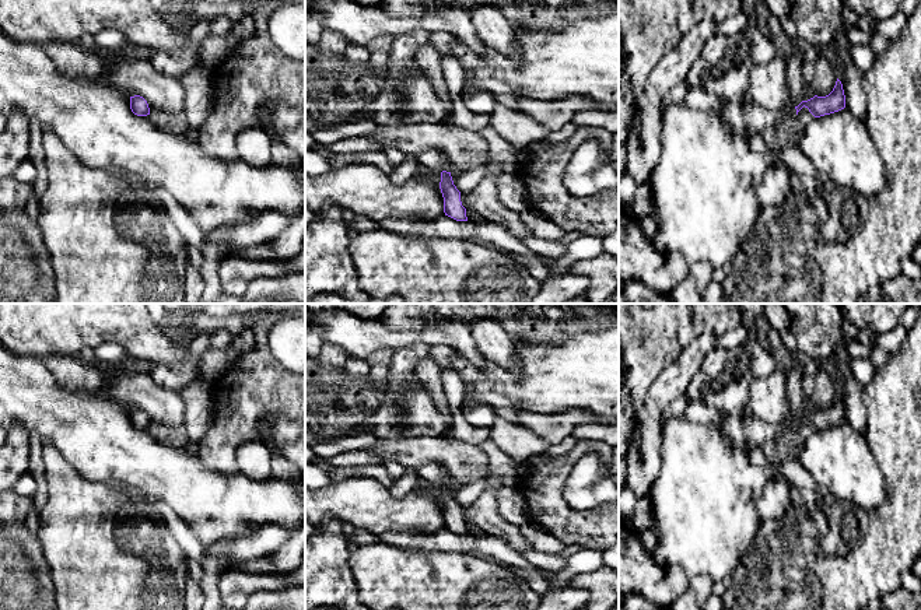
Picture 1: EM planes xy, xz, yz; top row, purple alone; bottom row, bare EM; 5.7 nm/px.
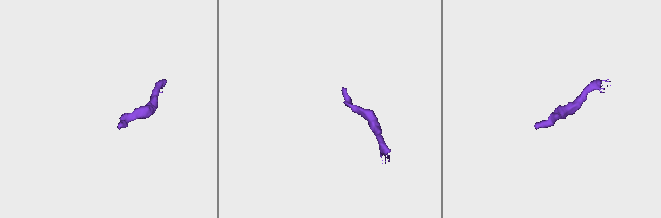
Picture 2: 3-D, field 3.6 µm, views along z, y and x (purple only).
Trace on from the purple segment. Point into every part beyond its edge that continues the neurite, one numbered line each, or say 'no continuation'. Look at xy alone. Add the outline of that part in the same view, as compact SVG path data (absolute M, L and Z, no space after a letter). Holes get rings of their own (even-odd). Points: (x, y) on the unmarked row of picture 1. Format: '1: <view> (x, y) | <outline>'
no continuation

